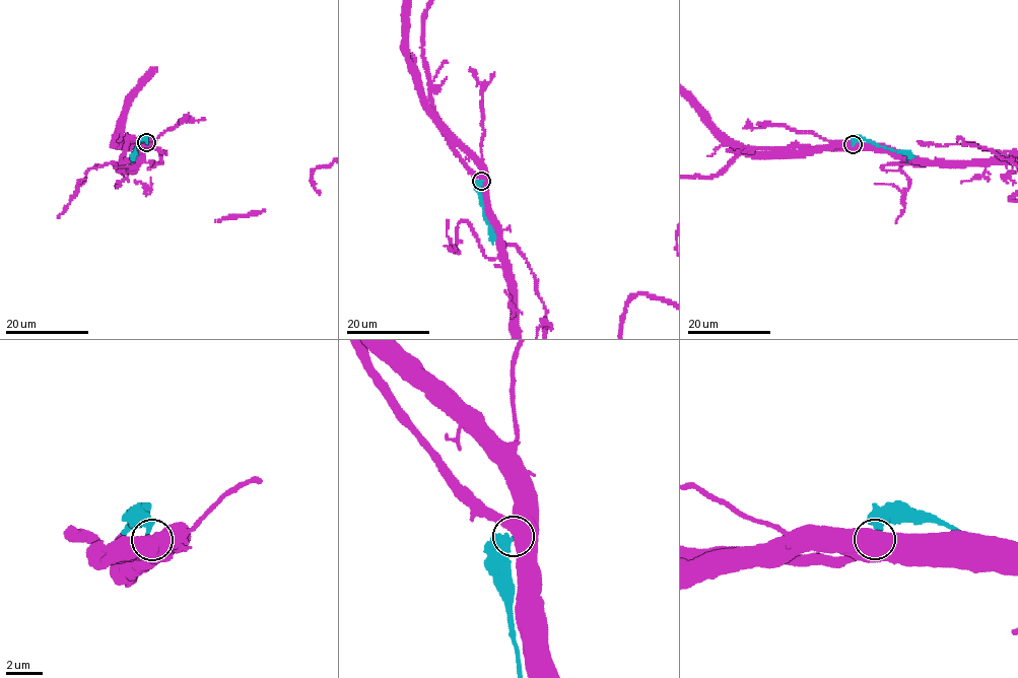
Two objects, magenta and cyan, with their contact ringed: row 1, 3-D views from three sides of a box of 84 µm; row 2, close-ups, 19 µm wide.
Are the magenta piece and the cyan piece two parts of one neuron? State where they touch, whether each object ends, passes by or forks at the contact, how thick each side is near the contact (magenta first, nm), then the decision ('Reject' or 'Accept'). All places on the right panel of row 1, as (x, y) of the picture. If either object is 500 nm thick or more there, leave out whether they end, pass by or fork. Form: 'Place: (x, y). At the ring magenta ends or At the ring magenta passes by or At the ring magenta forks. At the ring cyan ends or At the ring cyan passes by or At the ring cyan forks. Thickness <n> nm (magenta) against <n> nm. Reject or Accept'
Place: (853, 144). Thickness 750 nm (magenta) against 240 nm. Reject

